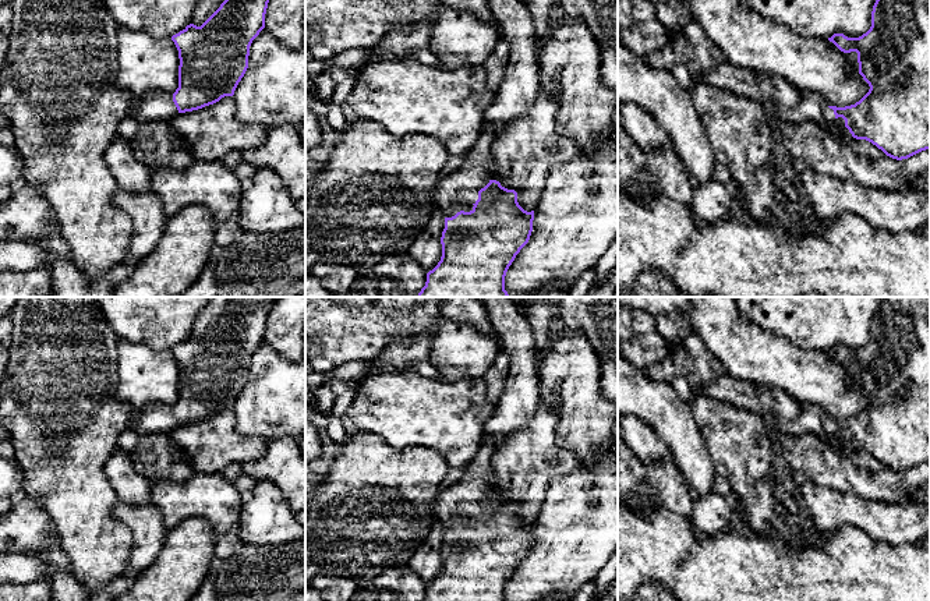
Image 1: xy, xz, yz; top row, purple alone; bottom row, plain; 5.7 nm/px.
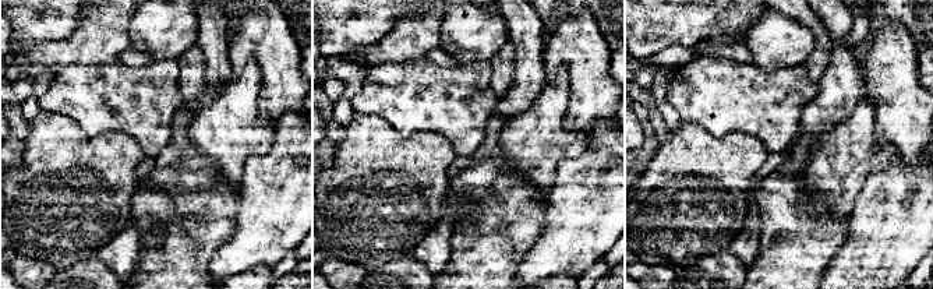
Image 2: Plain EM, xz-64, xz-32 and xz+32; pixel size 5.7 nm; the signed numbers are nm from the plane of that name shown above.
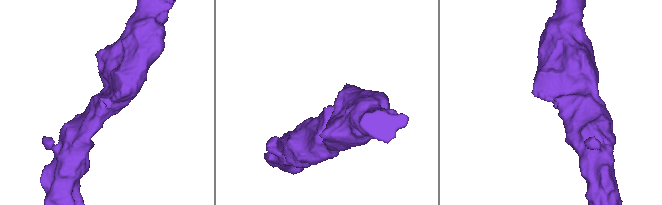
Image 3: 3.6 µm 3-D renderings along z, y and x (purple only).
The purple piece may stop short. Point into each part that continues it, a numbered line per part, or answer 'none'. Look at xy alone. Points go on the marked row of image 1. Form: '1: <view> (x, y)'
1: xy (155, 106)

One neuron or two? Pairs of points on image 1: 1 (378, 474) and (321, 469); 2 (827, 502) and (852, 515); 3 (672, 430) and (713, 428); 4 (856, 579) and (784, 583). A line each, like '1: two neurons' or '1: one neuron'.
1: two neurons
2: one neuron
3: two neurons
4: one neuron

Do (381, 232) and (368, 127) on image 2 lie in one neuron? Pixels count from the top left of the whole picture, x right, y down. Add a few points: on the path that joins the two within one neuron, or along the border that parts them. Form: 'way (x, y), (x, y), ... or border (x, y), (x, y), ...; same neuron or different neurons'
way (381, 205), (381, 180), (373, 162), (373, 154); same neuron

